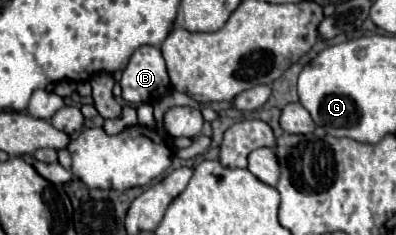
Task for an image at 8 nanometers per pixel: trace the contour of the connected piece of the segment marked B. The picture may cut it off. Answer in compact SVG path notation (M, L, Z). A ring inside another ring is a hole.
M139 47L129 59L119 81L121 97L127 103L153 103L169 91L169 75L159 47Z

